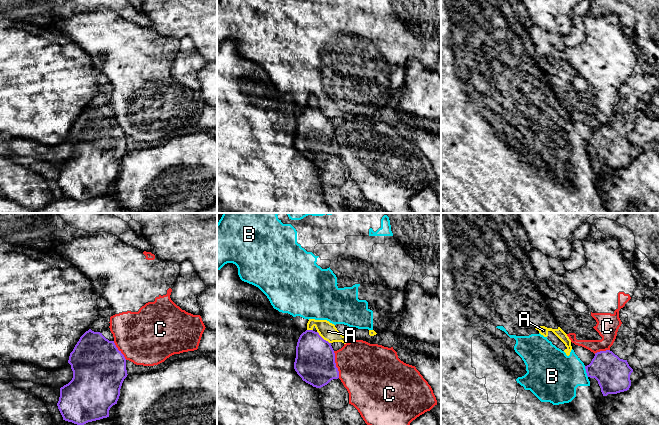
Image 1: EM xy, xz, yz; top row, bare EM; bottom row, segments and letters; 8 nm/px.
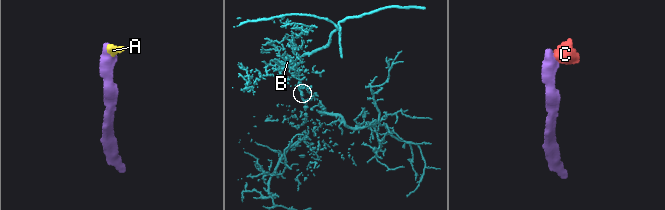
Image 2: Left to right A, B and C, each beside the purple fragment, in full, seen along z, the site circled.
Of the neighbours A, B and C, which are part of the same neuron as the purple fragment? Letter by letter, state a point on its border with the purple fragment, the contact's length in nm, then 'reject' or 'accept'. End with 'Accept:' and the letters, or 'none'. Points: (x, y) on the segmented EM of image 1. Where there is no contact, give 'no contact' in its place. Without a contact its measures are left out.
A: xz (322, 338) | 150 nm | reject
B: yz (586, 371) | 90 nm | reject
C: xz (335, 364) | 220 nm | reject
Accept: none

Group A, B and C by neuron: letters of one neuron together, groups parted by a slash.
A B / C

